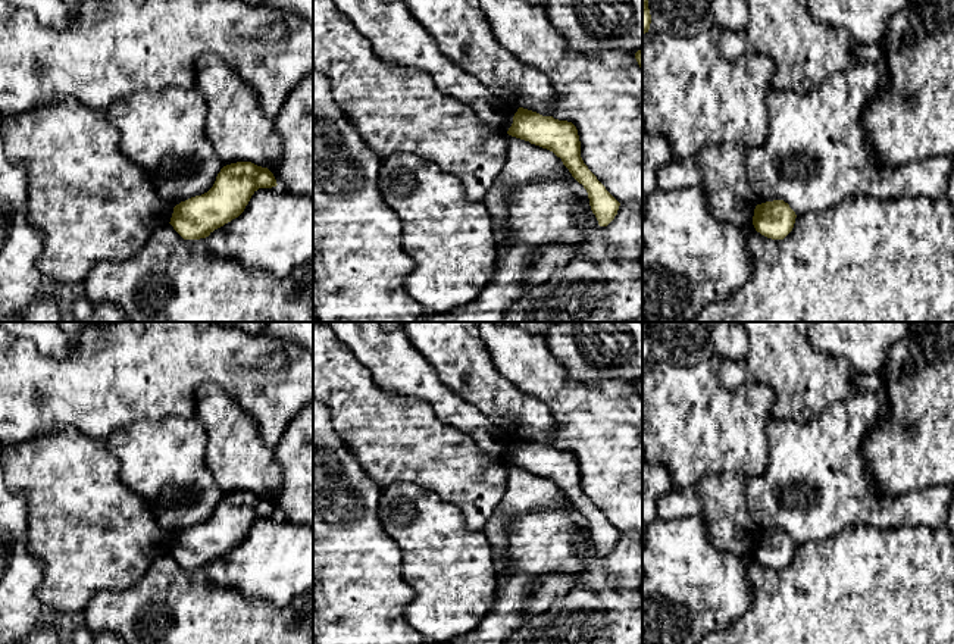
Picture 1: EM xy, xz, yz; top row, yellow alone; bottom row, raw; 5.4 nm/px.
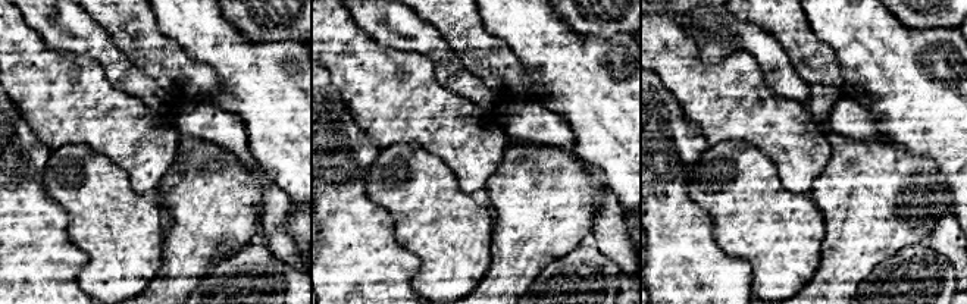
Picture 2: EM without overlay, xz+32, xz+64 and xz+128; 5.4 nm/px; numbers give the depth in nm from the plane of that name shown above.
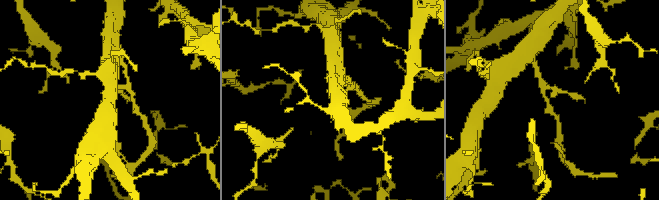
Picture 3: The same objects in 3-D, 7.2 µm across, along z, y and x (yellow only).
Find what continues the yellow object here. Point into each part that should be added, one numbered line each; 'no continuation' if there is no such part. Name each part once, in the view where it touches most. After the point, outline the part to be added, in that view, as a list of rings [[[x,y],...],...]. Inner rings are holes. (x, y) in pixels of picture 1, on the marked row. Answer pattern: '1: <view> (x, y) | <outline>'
no continuation

